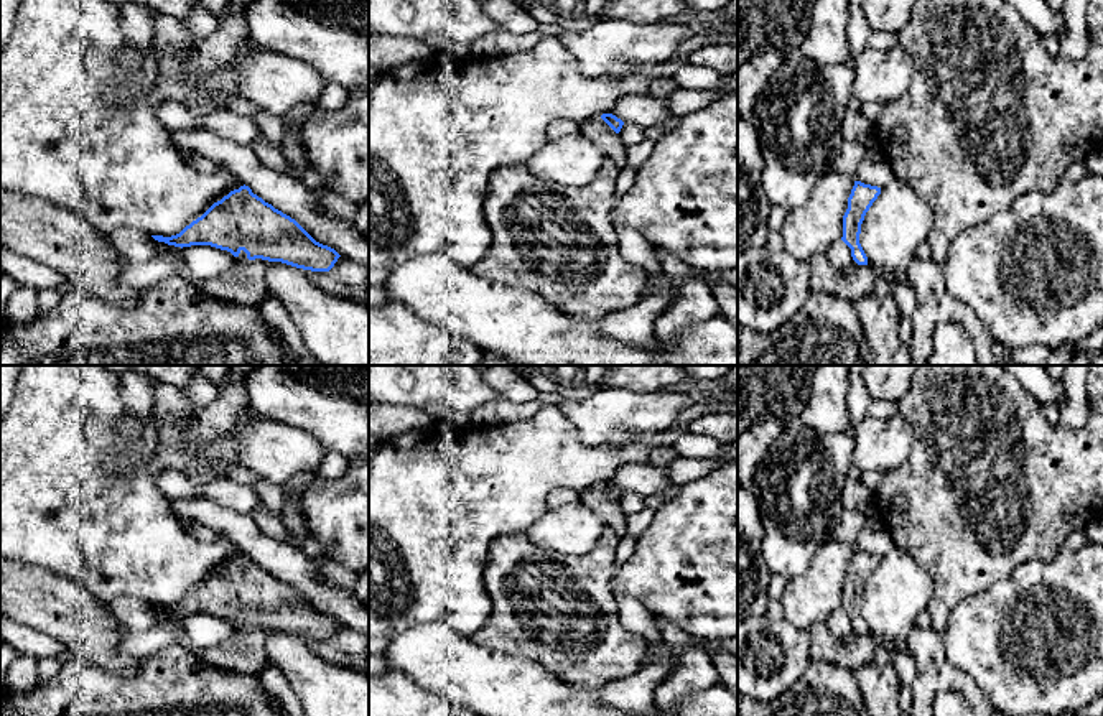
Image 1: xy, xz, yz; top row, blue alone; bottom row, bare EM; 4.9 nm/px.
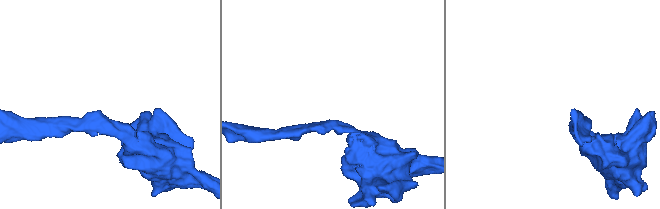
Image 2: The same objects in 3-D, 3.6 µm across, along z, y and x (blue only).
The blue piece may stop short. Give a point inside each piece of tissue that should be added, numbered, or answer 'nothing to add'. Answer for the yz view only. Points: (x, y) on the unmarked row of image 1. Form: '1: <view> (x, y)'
nothing to add

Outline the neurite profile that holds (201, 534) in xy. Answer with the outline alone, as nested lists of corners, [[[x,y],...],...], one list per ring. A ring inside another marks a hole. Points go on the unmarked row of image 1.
[[[196,523],[193,527],[191,537],[199,543],[207,543],[207,542],[214,542],[214,540],[229,540],[226,535],[222,535],[217,530],[212,530],[202,523]]]

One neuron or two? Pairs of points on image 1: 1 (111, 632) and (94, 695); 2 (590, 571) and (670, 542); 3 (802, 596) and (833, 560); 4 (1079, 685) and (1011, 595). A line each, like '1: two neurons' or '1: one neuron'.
1: two neurons
2: two neurons
3: one neuron
4: one neuron

